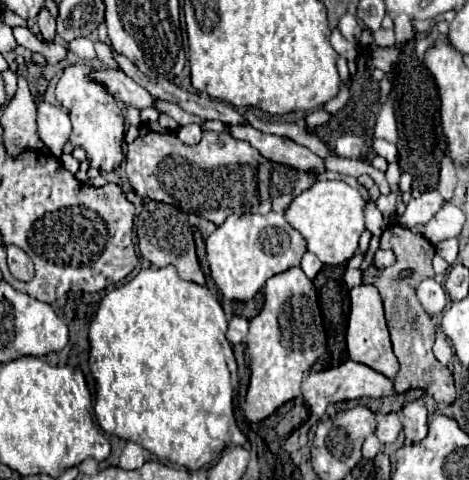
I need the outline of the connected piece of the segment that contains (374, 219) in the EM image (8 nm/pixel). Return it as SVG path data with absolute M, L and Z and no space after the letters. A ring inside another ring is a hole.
M366 200L366 204L364 204L364 222L366 222L366 228L374 236L380 236L384 232L384 228L386 228L382 214L380 214L380 210L376 208L376 204L372 200Z

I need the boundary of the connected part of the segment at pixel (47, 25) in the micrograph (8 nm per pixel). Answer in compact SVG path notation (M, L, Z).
M46 8L40 10L40 14L38 14L38 26L40 26L40 36L42 36L42 40L44 40L46 44L54 42L54 38L56 38L56 22L54 22L54 18L48 14Z

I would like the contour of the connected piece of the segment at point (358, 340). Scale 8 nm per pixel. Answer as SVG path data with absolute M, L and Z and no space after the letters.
M362 284L362 286L350 290L350 314L348 314L348 328L346 328L346 346L348 346L348 354L354 362L366 364L390 380L396 376L398 360L392 352L380 294L378 294L376 286L372 286L372 284Z

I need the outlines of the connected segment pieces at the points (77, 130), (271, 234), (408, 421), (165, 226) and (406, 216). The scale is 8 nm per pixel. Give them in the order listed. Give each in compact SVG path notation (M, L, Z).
M84 64L68 66L58 84L56 84L56 100L68 108L70 120L72 120L72 134L70 142L72 146L80 146L86 150L88 162L92 168L98 168L102 172L112 172L122 164L124 152L122 152L122 140L124 140L124 116L114 98L96 82L88 80L90 68Z
M232 214L206 238L206 256L212 278L224 298L252 300L268 278L292 266L300 266L306 252L304 238L286 222L284 214Z
M420 400L406 404L402 408L402 424L408 442L420 442L422 438L426 438L426 430L428 430L426 406Z
M148 202L142 210L142 214L136 218L136 228L138 228L138 248L144 260L148 260L152 266L176 266L178 276L188 282L204 284L204 274L200 270L196 250L194 250L194 238L192 238L192 228L188 222L188 216L170 204L164 202Z
M430 190L424 192L418 200L410 200L406 206L406 212L398 218L406 228L412 228L416 224L426 224L442 206L444 206L444 198L438 190Z

